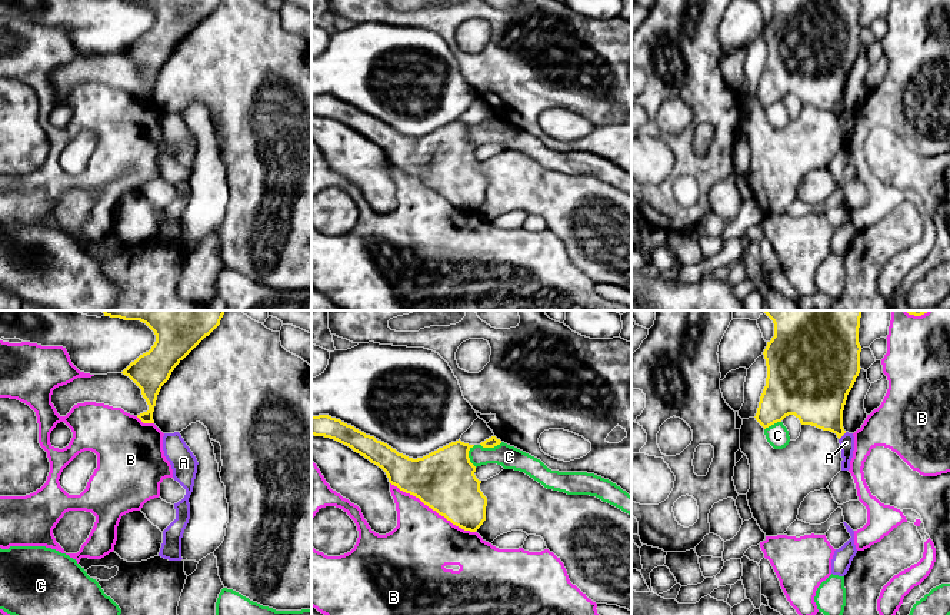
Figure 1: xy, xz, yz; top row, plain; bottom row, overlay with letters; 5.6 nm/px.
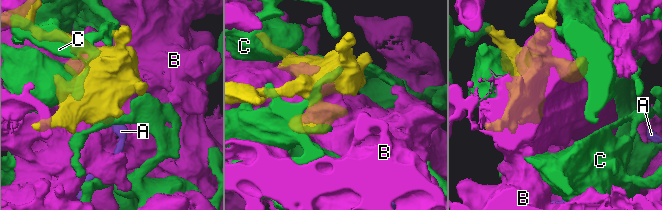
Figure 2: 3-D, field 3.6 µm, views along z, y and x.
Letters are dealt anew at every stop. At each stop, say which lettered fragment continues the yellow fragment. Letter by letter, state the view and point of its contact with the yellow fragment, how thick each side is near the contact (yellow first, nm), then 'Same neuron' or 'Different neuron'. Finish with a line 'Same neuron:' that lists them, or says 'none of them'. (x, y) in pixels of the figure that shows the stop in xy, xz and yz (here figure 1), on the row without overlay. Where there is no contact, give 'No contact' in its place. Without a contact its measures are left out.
A: Touches yellow at yz (842, 115). Thickness 320 nm (yellow) against 80 nm. Different neuron
B: Touches yellow at xz (433, 189). Thickness 340 nm (yellow) against 360 nm. Different neuron
C: Touches yellow at xz (467, 136). Thickness 340 nm (yellow) against 130 nm. Different neuron
Same neuron: none of them

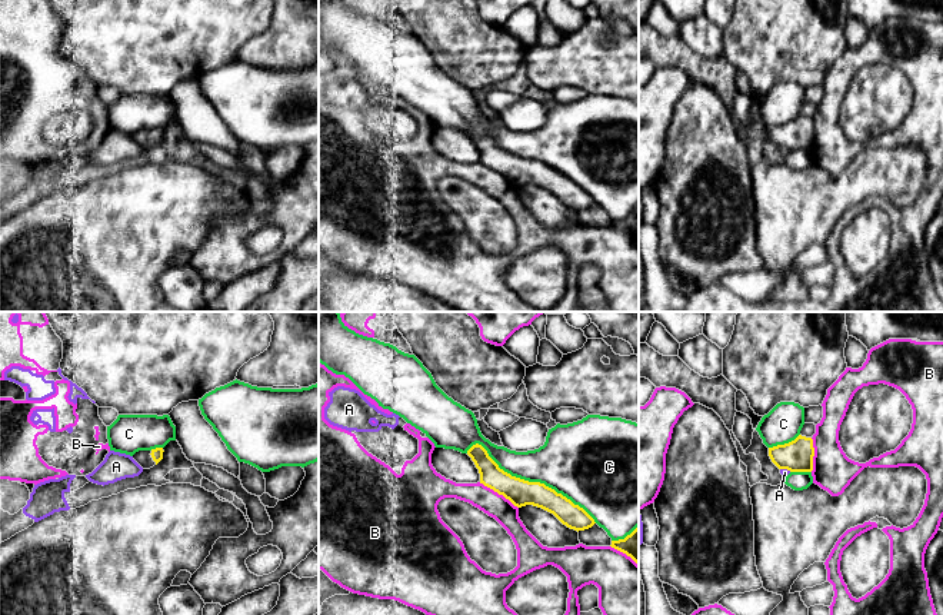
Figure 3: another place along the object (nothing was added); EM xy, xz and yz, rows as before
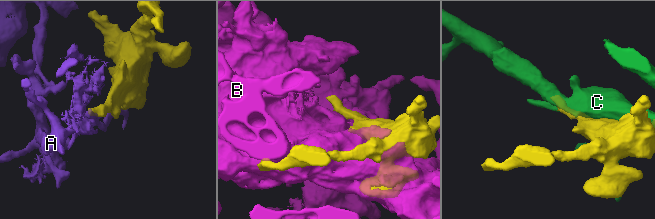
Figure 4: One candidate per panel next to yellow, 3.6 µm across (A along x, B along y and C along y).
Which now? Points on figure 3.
A: Touches yellow at yz (786, 148). Thickness 180 nm (yellow) against 50 nm. Different neuron
B: Touches yellow at xz (499, 173). Thickness 150 nm (yellow) against 140 nm. Different neuron
C: Touches yellow at xz (530, 162). Thickness 150 nm (yellow) against 360 nm. Different neuron
Same neuron: none of them

